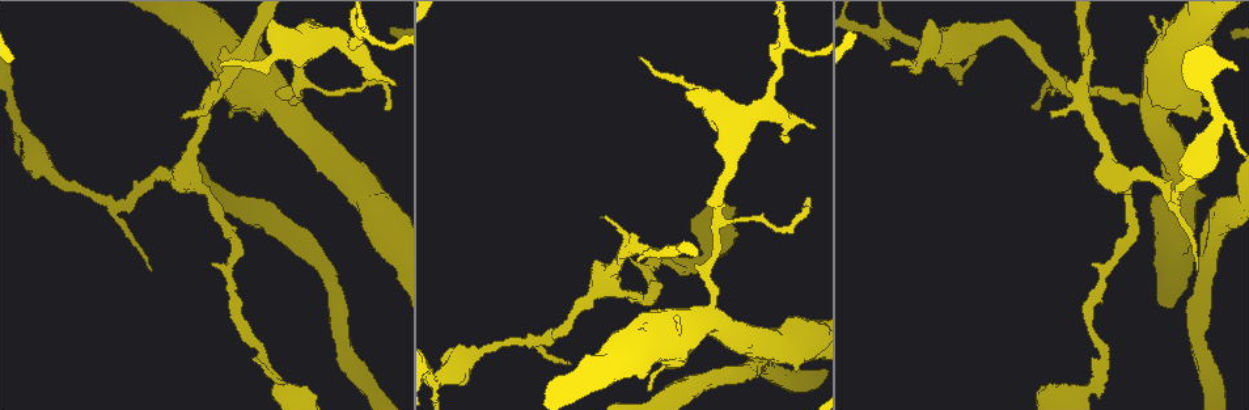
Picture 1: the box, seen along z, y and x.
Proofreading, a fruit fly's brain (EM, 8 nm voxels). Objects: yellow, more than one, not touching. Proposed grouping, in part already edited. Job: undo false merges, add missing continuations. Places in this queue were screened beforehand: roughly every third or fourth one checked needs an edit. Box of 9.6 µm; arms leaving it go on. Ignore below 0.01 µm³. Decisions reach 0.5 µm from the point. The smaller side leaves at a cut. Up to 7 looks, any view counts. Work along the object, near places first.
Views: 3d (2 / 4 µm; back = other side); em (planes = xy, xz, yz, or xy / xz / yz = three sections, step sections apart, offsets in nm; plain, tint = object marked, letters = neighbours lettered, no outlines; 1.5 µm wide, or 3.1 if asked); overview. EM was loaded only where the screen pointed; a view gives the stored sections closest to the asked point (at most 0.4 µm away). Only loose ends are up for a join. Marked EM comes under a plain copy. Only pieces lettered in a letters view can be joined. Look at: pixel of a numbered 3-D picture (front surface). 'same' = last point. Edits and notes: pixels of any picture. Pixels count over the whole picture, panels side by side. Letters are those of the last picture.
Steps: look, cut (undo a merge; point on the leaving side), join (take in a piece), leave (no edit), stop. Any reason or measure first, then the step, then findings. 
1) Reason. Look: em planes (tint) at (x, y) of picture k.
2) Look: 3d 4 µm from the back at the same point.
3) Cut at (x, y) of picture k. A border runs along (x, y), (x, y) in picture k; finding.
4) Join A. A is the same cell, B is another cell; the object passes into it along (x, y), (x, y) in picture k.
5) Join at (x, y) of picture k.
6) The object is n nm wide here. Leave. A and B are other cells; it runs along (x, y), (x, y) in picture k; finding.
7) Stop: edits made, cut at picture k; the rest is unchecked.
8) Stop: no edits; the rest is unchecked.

Looks like a crossing. Look: em planes (tint) at (782, 47) of picture 1.

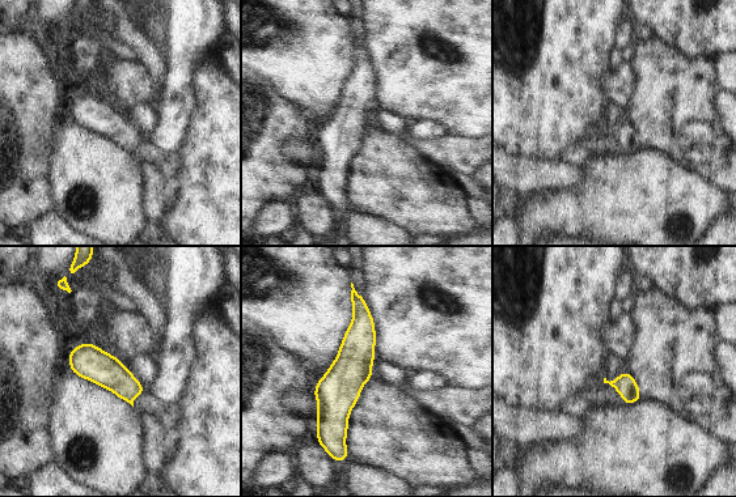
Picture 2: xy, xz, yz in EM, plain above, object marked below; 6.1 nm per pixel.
Look: em planes (letters) at the same point.

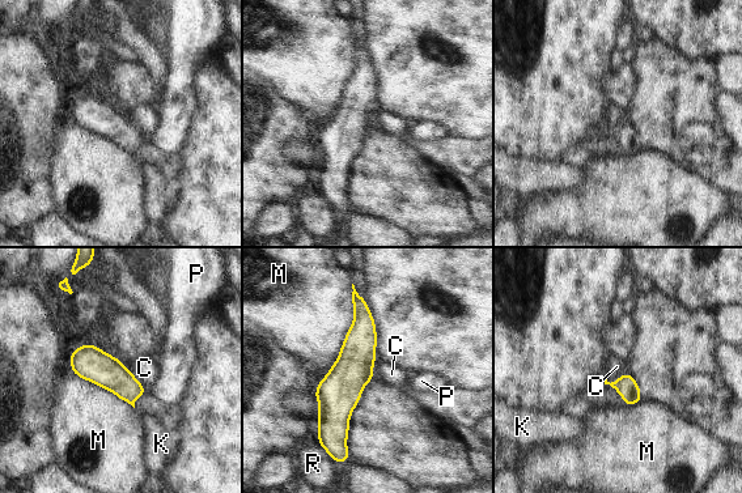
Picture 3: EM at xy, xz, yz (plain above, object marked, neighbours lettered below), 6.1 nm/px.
The longest contact is with M, 440 nm. Leave. C, K, M, P and R are other cells; it runs along (364, 314), (338, 394), (342, 459) in picture 3; continuous, no second neuron.

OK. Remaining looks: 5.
Thin end. Look: em planes (tint) at (1050, 118) of picture 1.

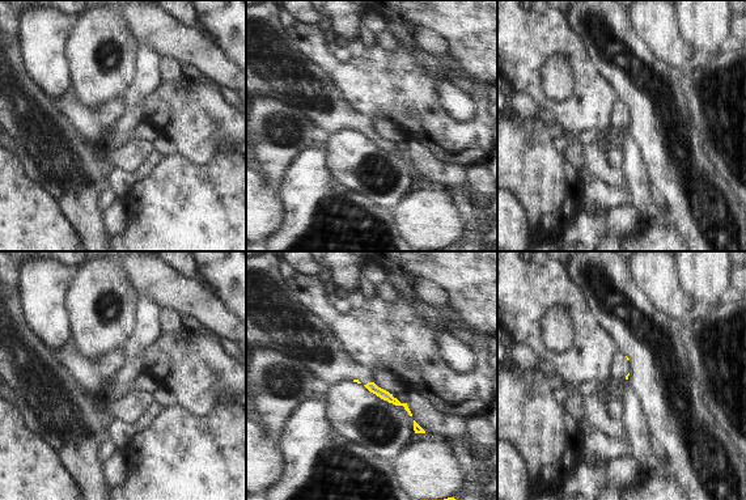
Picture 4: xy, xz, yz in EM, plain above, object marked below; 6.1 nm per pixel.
What lies round it. Look: em planes (letters) at the same point.

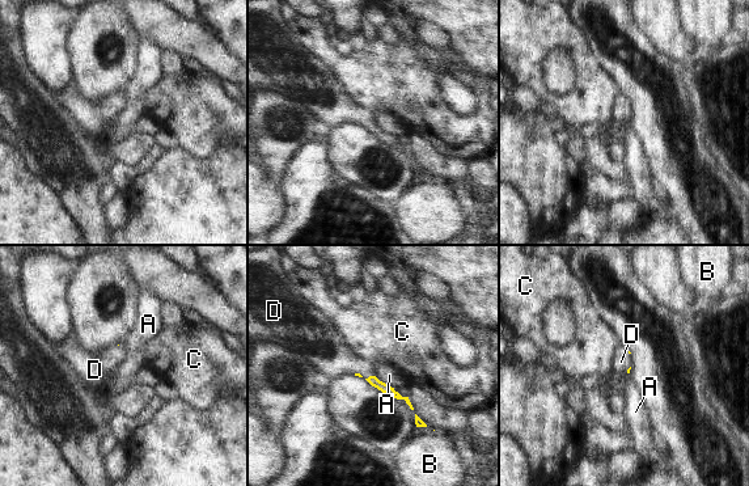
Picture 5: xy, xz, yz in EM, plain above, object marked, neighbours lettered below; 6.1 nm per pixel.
The longest contact is with A, 160 nm. Join D. D is the same cell, A, B and C are other cells; the object passes into it along (384, 388), (369, 376), (334, 358) in picture 5; the neuron continues.

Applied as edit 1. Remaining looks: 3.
Look: overview.

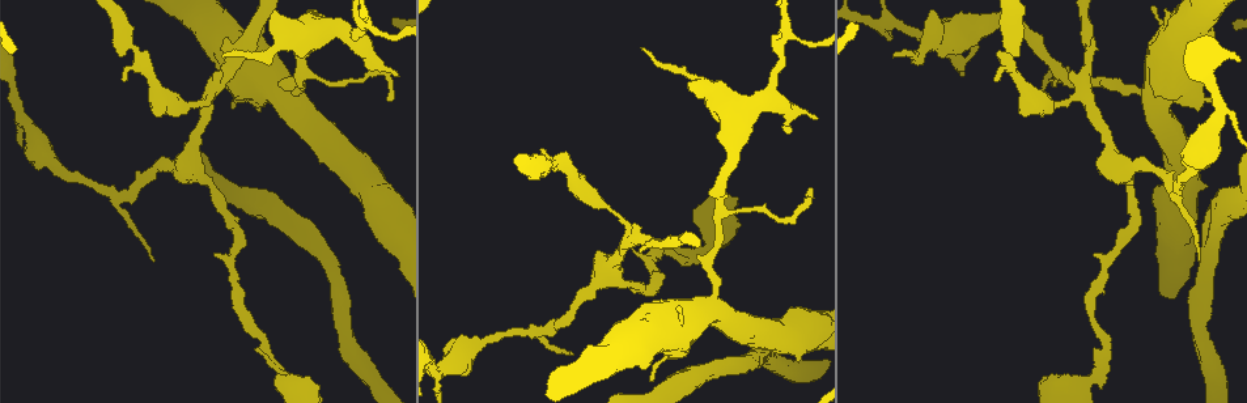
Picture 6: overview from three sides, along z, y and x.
Thin end. Look: em planes (letters) at (569, 352) of picture 6.

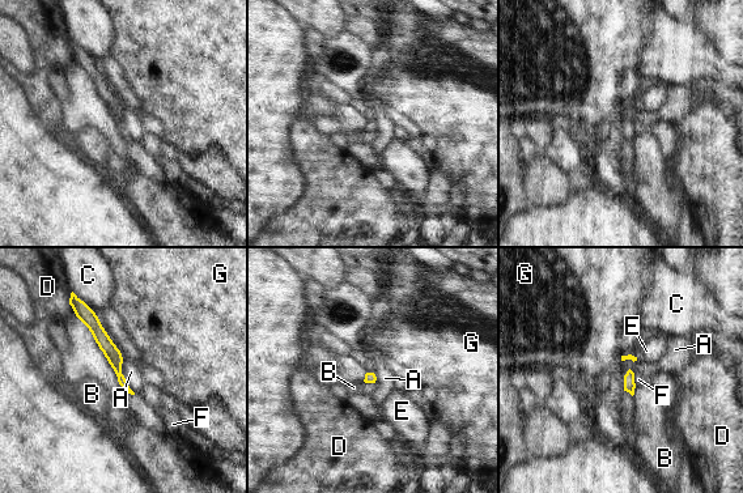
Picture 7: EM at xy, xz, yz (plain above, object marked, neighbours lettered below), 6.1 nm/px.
The longest contact is with A, 220 nm. Leave. A, B, C, D, E, F and G are other cells; none of them fits.

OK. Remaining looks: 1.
Stop: edits made, join at picture 5; the rest is unchecked.

